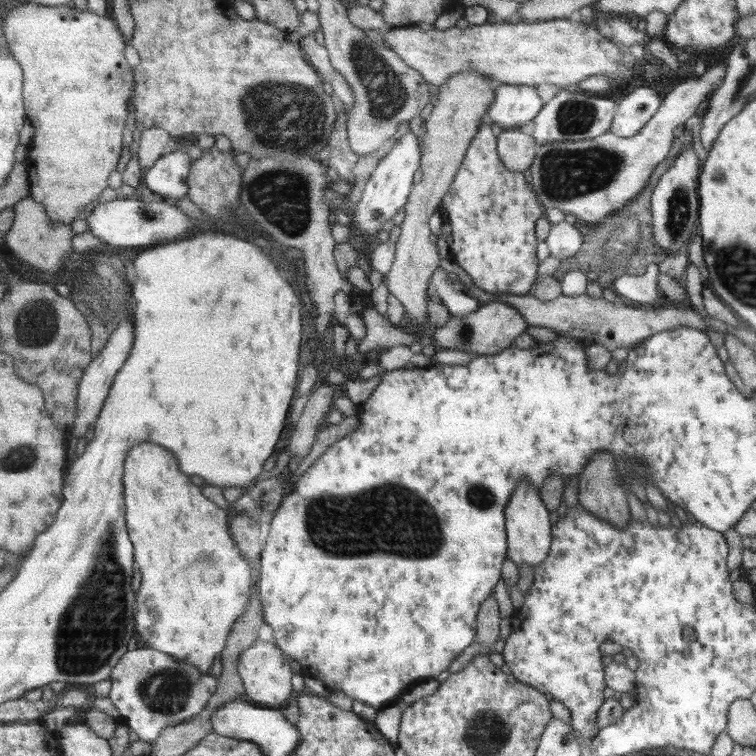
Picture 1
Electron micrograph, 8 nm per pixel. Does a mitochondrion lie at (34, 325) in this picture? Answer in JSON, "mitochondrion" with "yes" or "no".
{"mitochondrion":"yes"}

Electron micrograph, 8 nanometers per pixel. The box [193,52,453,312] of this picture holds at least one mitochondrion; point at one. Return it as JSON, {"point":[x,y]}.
{"point":[300,128]}

